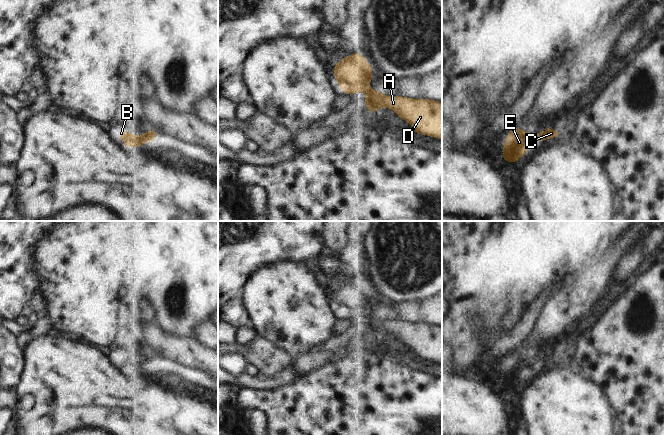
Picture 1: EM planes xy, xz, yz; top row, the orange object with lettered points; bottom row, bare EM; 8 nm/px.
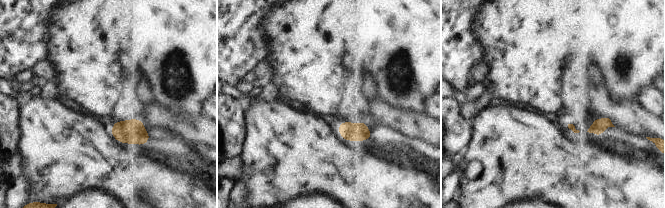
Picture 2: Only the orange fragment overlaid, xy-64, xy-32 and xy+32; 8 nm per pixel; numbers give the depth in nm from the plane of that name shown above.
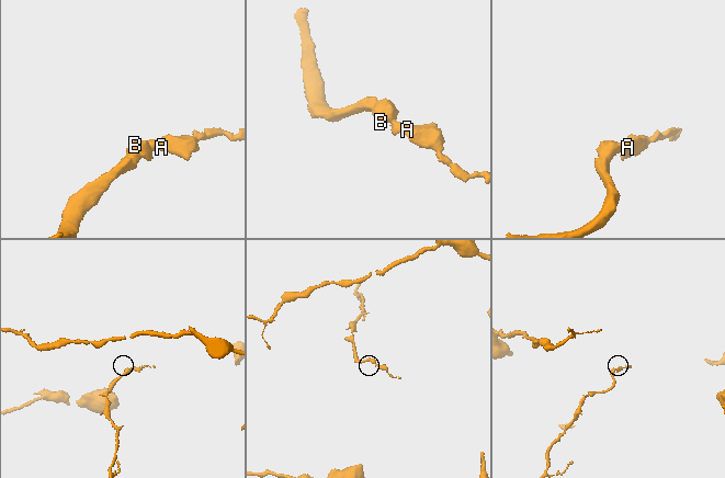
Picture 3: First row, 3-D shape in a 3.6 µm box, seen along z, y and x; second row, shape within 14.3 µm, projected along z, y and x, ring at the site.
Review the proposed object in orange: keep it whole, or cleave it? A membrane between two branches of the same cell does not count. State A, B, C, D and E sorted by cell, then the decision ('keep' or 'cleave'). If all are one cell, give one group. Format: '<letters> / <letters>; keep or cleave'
A B C D E; keep

